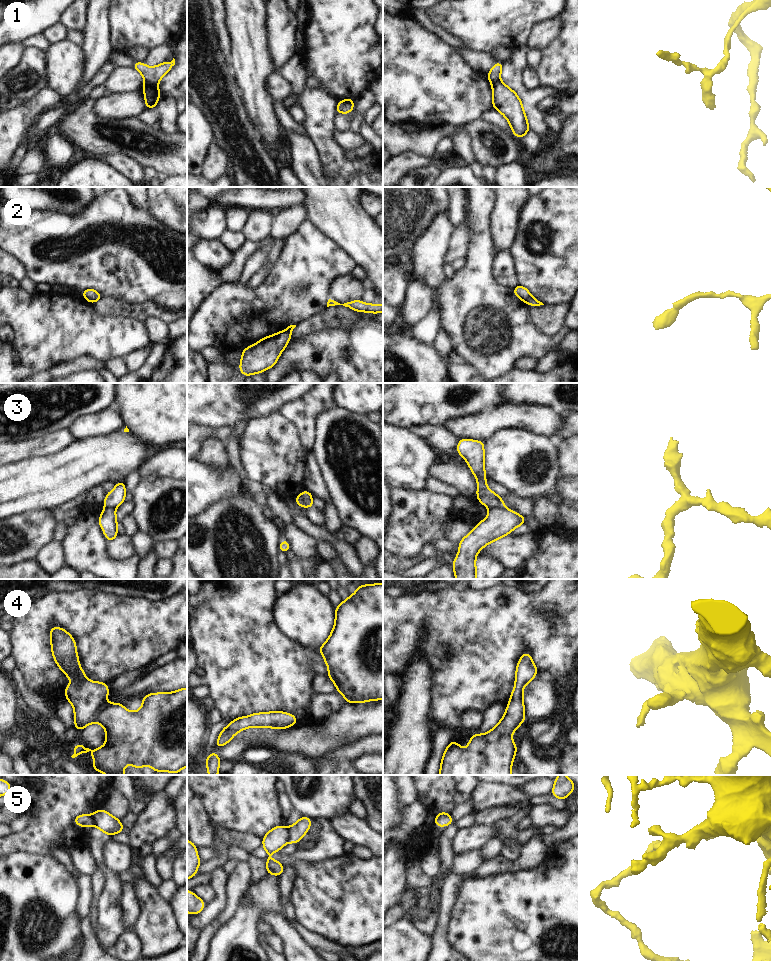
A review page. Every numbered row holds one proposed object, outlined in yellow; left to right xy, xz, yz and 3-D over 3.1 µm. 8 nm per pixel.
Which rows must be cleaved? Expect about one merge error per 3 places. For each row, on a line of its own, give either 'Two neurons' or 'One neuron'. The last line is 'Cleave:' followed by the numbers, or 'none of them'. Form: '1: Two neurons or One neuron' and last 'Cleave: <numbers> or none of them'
1: Two neurons
2: Two neurons
3: Two neurons
4: One neuron
5: Two neurons
Cleave: 1, 2, 3, 5

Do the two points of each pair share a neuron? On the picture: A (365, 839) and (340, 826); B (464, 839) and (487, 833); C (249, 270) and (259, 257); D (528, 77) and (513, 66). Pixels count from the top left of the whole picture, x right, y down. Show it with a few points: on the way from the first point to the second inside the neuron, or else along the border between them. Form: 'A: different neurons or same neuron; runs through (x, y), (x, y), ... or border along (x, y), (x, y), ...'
A: same neuron; runs through (359, 833), (346, 826)
B: same neuron; runs through (470, 839), (481, 835)
C: same neuron; runs through (250, 267), (256, 260)
D: different neurons; border along (527, 67), (523, 72), (523, 84), (533, 90)

